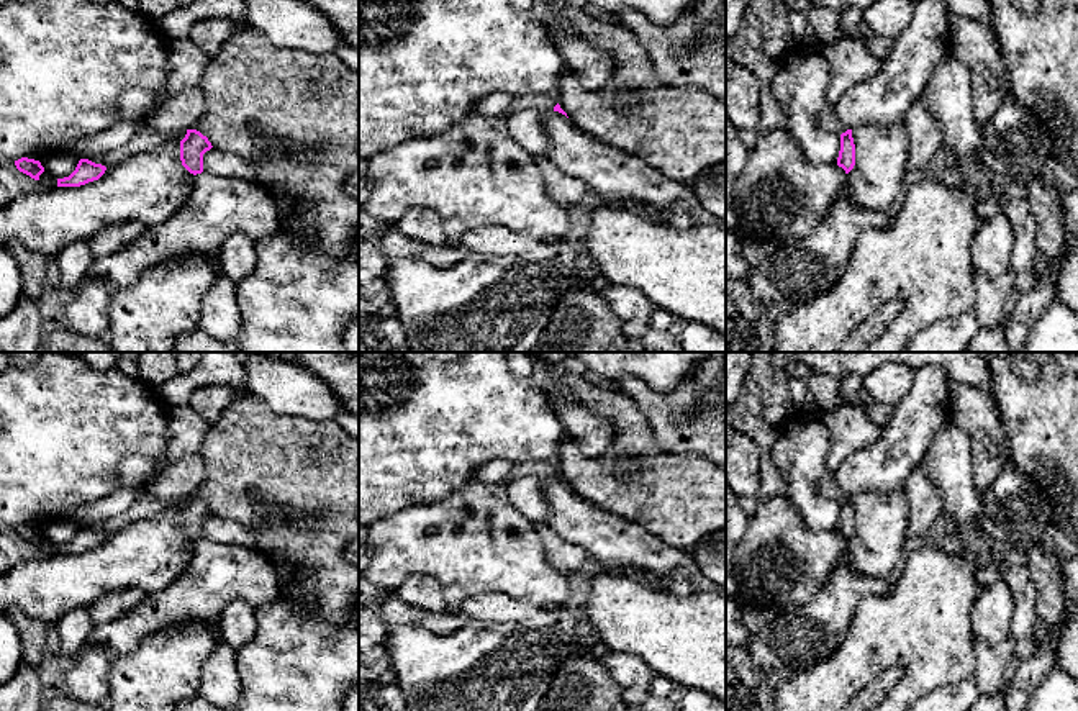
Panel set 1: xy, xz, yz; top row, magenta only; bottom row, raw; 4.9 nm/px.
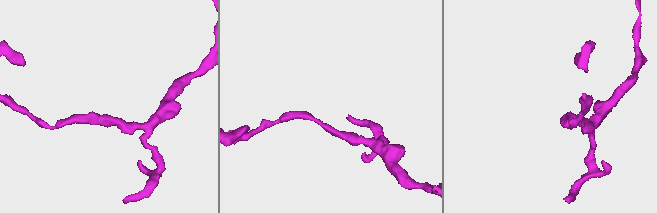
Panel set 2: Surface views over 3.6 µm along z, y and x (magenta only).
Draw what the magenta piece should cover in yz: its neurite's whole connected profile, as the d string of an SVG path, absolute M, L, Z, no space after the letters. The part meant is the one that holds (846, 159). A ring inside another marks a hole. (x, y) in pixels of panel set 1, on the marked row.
M852 129L840 134L840 151L837 157L837 165L849 174L855 165L855 144L852 138Z

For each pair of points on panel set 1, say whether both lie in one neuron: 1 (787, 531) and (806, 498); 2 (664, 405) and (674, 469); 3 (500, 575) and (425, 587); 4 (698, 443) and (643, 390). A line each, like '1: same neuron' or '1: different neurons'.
1: different neurons
2: different neurons
3: different neurons
4: same neuron

